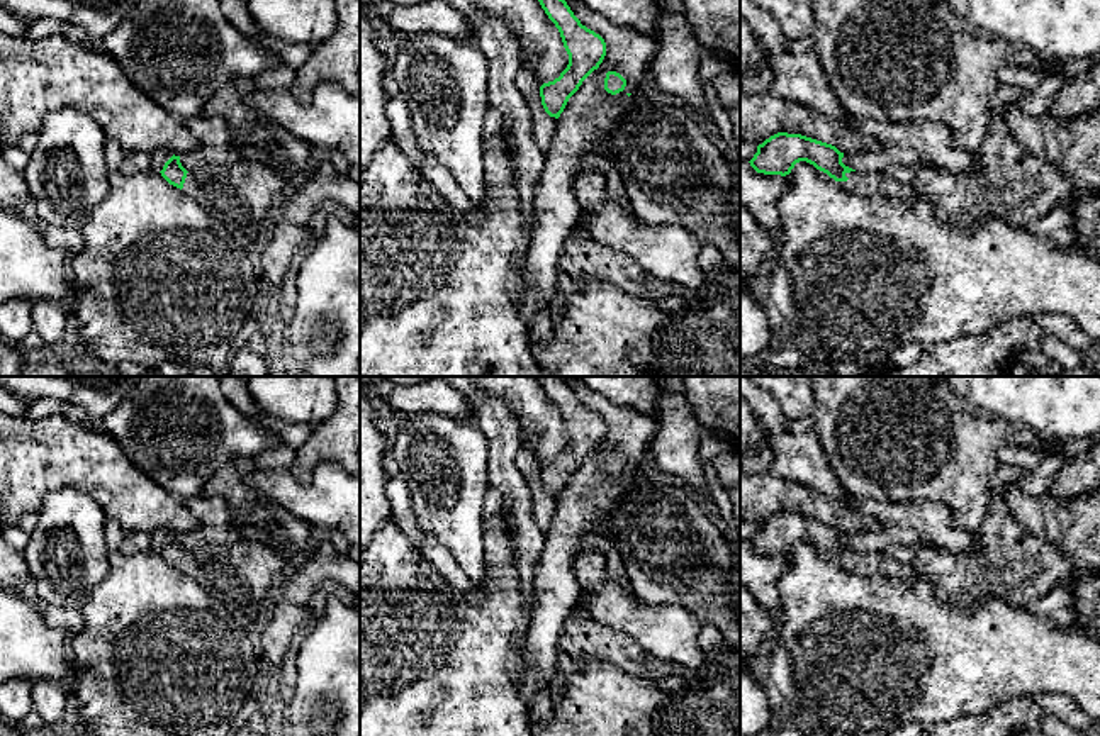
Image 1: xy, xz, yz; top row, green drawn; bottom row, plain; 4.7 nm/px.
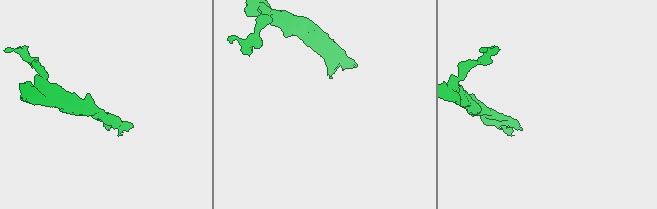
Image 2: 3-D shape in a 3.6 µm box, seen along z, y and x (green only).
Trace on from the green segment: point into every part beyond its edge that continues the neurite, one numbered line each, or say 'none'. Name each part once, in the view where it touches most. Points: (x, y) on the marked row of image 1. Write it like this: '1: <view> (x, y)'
1: yz (863, 184)

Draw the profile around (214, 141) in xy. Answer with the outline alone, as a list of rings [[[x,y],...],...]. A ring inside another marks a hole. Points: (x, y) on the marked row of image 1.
[[[197,115],[188,119],[187,127],[199,141],[199,148],[180,156],[187,171],[210,163],[231,164],[239,161],[239,153],[231,141],[227,122],[222,115]]]

